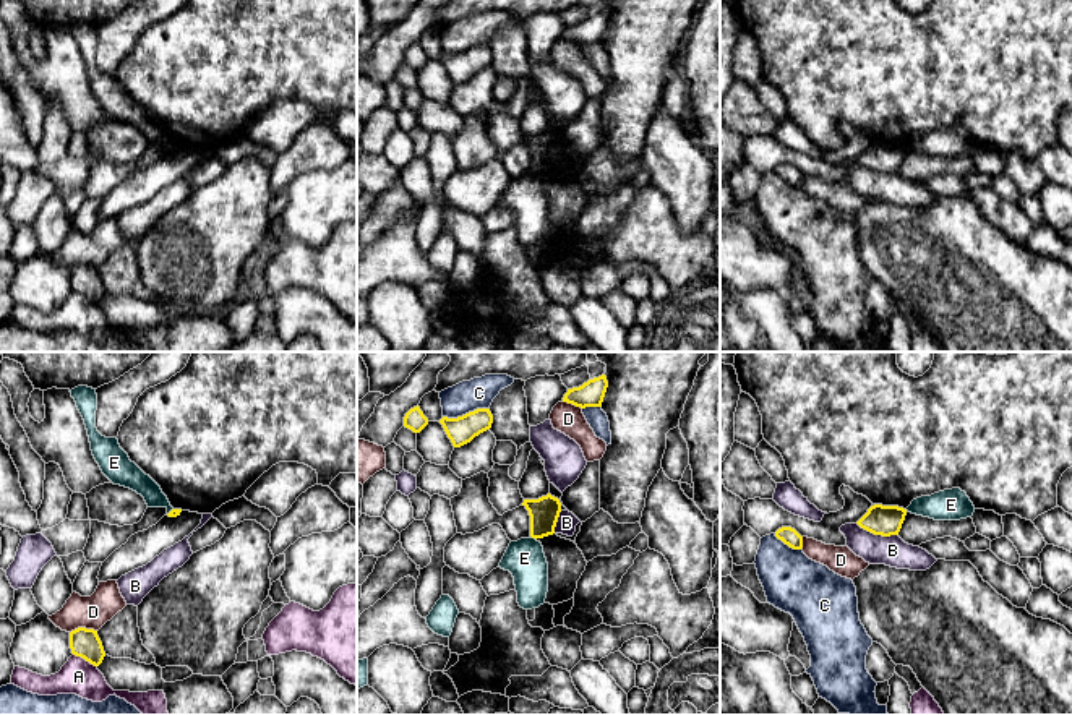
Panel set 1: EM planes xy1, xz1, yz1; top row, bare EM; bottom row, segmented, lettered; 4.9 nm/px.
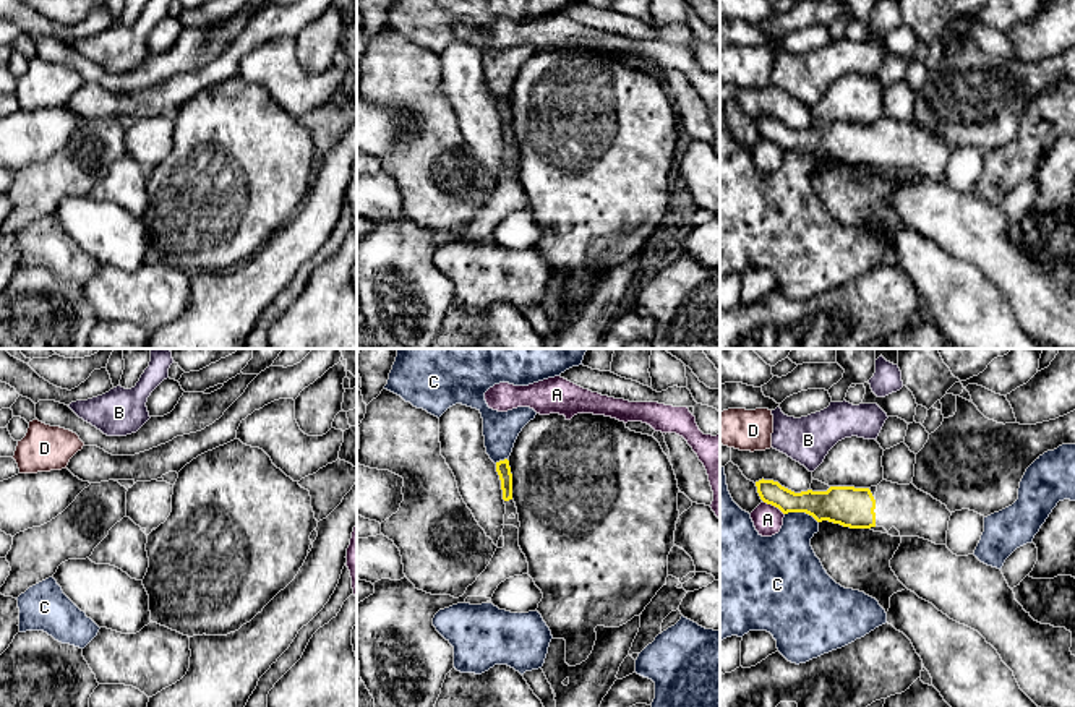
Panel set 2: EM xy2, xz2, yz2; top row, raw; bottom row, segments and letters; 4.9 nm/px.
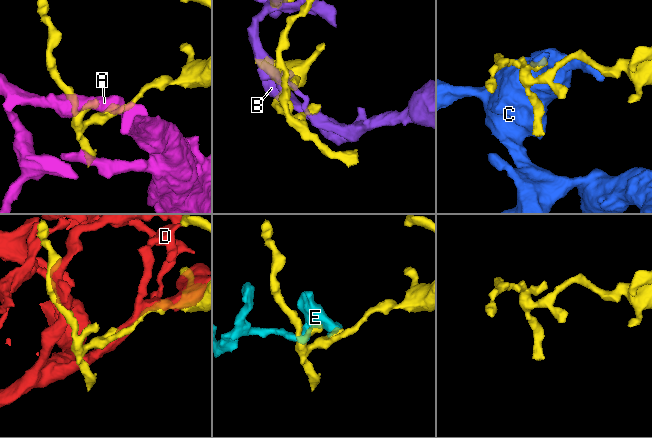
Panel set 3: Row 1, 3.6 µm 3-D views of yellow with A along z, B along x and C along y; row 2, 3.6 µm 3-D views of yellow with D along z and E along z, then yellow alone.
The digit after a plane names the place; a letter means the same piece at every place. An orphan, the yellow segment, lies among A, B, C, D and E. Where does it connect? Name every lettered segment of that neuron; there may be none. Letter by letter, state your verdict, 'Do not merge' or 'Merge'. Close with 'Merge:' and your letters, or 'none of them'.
A: Do not merge
B: Do not merge
C: Do not merge
D: Do not merge
E: Do not merge
Merge: none of them

